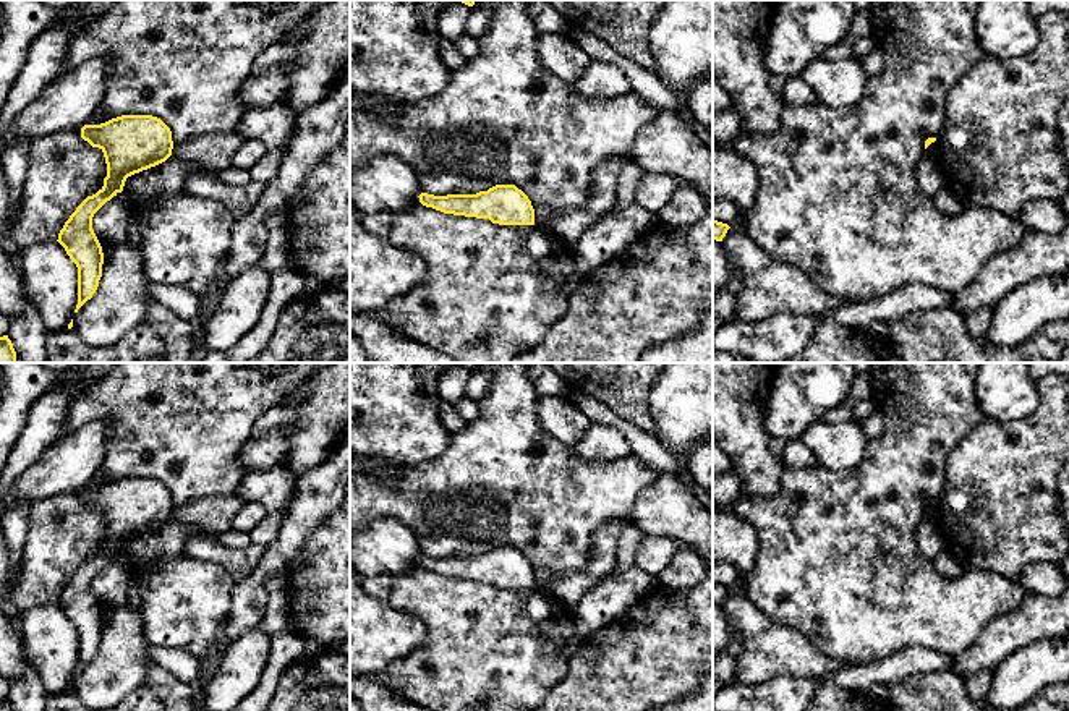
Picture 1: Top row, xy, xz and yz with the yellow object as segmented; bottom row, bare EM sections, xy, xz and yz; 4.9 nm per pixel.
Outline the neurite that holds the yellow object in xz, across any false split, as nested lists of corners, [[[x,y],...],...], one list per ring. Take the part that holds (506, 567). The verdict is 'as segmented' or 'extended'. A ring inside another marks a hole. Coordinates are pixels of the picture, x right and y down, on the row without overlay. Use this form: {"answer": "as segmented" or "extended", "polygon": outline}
{"answer": "as segmented", "polygon": [[[496,547],[476,557],[434,559],[421,556],[420,565],[444,577],[489,581],[499,588],[534,588],[534,572],[515,547]]]}

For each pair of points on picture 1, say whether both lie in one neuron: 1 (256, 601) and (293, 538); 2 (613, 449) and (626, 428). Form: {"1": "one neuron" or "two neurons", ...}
{"1": "one neuron", "2": "two neurons"}

